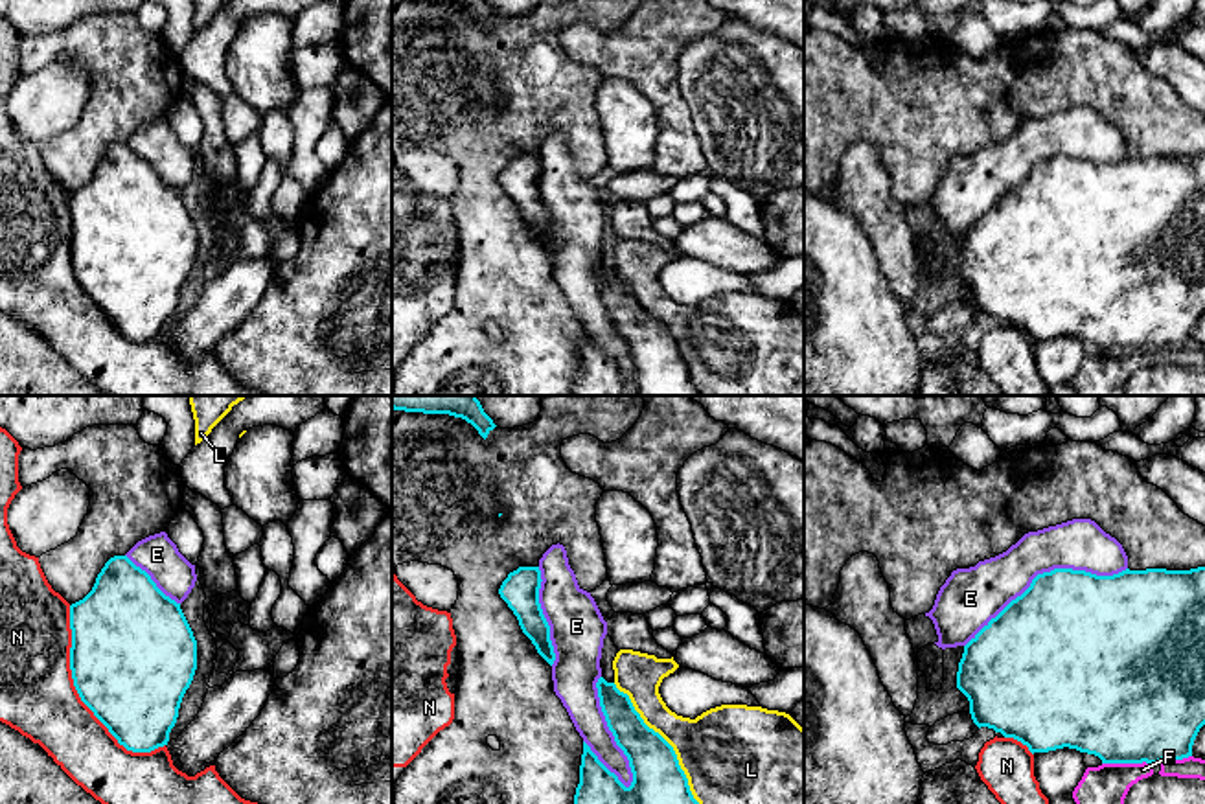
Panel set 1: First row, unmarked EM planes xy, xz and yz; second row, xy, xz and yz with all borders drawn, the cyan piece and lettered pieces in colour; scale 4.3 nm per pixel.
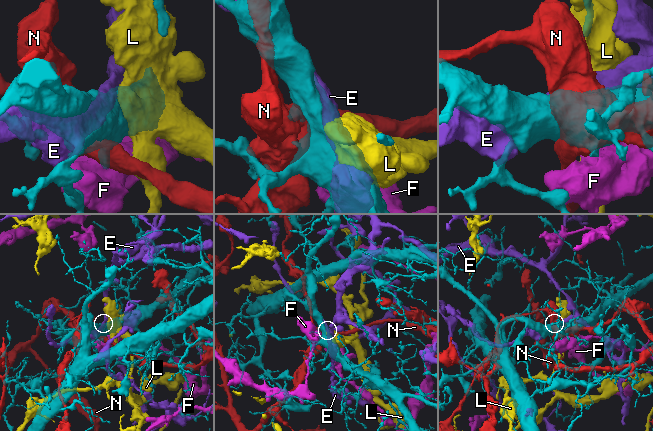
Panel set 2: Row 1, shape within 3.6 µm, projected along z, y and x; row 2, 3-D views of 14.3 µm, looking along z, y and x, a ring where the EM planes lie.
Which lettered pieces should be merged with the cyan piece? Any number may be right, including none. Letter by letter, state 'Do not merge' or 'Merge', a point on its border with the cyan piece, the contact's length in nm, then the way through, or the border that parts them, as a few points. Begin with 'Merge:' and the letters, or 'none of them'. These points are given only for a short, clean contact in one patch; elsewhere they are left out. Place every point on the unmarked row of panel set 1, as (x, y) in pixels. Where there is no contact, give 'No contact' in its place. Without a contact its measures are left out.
Merge: none of them
E: Do not merge. Touches cyan at yz (1044, 160). Shared border 800 nm
F: Do not merge. Touches cyan at yz (1126, 350). Shared border 220 nm
L: Do not merge. Touches cyan at xz (668, 332). Shared border 650 nm
N: Do not merge. Touches cyan at xy (80, 284). Shared border 750 nm

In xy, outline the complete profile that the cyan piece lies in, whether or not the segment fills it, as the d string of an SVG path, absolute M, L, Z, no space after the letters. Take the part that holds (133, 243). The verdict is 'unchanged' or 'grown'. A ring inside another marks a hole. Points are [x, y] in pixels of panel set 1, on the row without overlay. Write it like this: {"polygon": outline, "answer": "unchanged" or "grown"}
{"polygon": "M127 144L110 145L92 178L70 193L70 258L81 289L132 340L167 333L197 258L197 228L180 197Z", "answer": "unchanged"}

